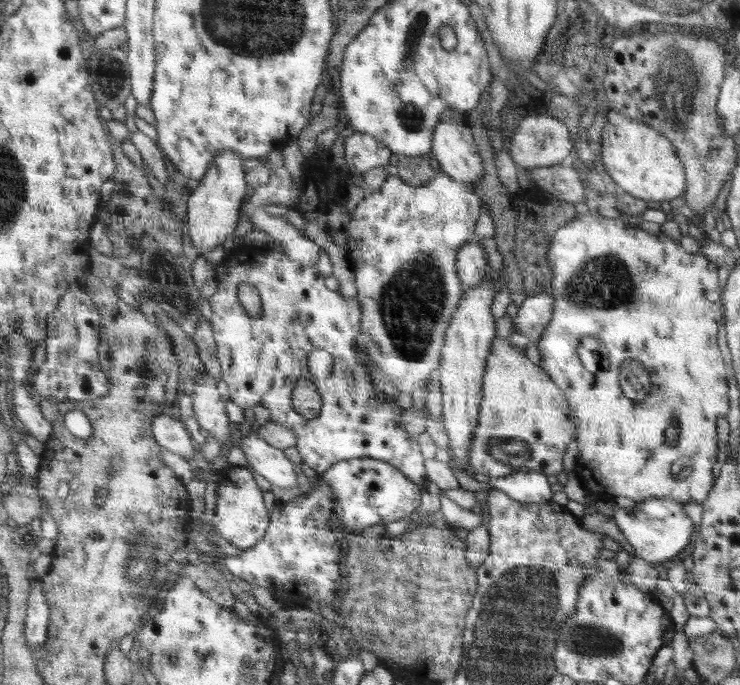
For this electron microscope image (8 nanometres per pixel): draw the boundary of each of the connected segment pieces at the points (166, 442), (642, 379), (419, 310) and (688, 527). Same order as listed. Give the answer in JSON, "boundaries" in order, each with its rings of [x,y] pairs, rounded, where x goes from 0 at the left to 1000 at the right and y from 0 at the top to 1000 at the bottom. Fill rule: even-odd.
{"boundaries":[[[[230,601],[219,603],[208,610],[205,629],[215,650],[235,663],[242,663],[253,673],[266,660],[251,623],[245,615],[232,610]]],[[[843,526],[838,531],[838,564],[849,581],[866,585],[878,575],[881,559],[878,547],[862,526]]],[[[597,251],[565,273],[527,257],[508,280],[485,295],[465,336],[470,349],[469,371],[480,388],[480,435],[488,441],[491,460],[481,504],[497,521],[495,527],[509,572],[523,584],[535,582],[539,571],[558,574],[573,568],[595,536],[605,479],[628,431],[619,401],[618,374],[630,353],[641,352],[641,327],[649,314],[647,283],[639,273]]],[[[874,728],[859,734],[854,747],[831,739],[830,753],[838,777],[846,782],[857,809],[876,820],[897,820],[916,812],[938,777],[935,755],[926,747],[926,733],[907,728]]]]}

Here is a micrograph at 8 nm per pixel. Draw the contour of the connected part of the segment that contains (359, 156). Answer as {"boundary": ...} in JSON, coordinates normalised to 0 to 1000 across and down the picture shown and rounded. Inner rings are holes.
{"boundary":[[[474,191],[465,206],[465,231],[476,254],[491,255],[509,242],[526,239],[532,222],[509,200]]]}

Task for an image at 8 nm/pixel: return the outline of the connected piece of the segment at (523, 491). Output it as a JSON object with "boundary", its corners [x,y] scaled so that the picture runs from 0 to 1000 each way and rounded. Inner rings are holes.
{"boundary":[[[727,688],[695,691],[676,698],[662,696],[659,707],[668,715],[686,720],[693,730],[712,736],[732,736],[745,731],[746,712],[739,695]]]}

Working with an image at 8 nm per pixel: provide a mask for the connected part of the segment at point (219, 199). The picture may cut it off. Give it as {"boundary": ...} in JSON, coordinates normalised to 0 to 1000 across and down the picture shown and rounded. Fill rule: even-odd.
{"boundary":[[[303,219],[292,228],[281,251],[265,269],[253,292],[254,326],[251,340],[266,365],[268,375],[276,369],[286,368],[292,359],[297,359],[319,333],[324,301],[328,301],[330,283],[332,283],[332,266],[330,266],[330,234],[319,222]]]}

